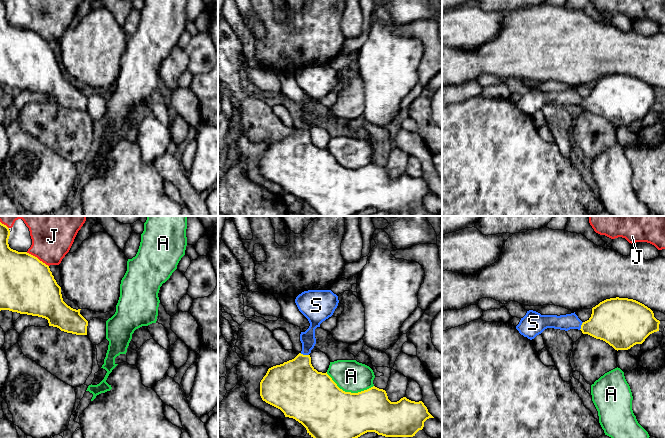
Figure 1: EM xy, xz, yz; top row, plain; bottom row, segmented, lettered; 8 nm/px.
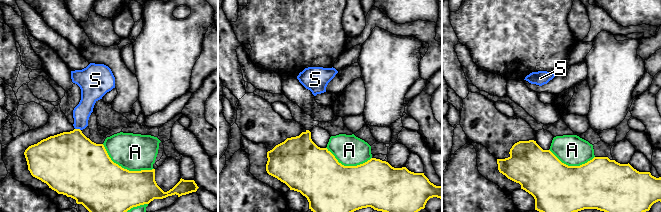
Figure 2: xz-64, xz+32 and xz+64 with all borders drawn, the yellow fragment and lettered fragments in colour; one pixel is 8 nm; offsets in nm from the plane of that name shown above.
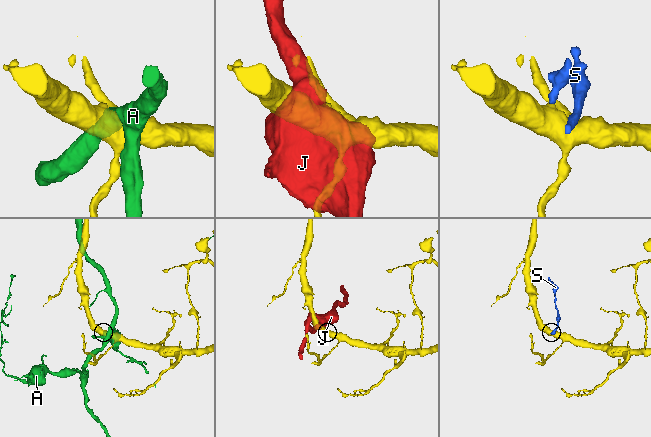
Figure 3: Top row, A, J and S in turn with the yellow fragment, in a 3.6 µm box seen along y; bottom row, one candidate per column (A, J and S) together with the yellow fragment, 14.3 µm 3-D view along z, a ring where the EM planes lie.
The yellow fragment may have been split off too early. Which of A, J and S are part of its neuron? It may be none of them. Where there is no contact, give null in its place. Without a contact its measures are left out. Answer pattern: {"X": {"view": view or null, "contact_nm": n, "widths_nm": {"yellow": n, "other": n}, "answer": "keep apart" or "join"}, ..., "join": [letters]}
{"A": {"view": "xz", "contact_nm": 400, "widths_nm": {"yellow": 440, "other": 260}, "answer": "keep apart"}, "J": {"view": "xy", "contact_nm": 220, "widths_nm": {"yellow": 440, "other": 360}, "answer": "keep apart"}, "S": {"view": "xz", "contact_nm": 70, "widths_nm": {"yellow": 400, "other": 120}, "answer": "join"}, "join": ["S"]}

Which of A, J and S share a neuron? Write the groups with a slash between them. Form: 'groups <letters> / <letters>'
groups A / J / S

